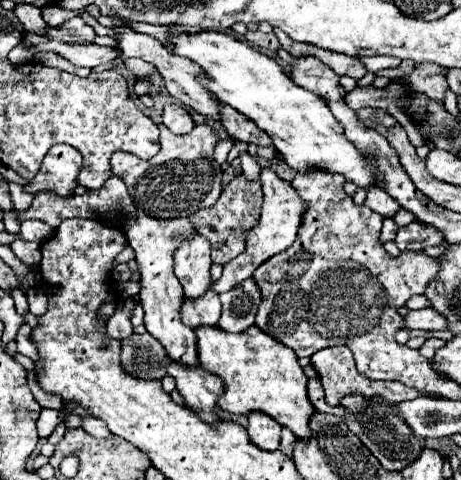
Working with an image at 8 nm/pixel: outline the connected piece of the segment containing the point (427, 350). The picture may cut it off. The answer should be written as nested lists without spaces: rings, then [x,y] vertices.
[[[429,338],[421,348],[419,348],[419,352],[431,362],[433,360],[433,354],[435,354],[435,350],[437,348],[441,348],[441,346],[445,346],[445,342],[443,340],[437,340],[437,338]]]

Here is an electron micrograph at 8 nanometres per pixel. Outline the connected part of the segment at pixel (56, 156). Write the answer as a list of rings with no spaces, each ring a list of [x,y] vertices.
[[[57,144],[47,152],[39,174],[31,180],[29,186],[25,186],[25,190],[31,194],[37,194],[39,190],[49,190],[59,196],[71,196],[77,188],[75,178],[81,170],[81,162],[83,156],[75,148],[67,144]]]

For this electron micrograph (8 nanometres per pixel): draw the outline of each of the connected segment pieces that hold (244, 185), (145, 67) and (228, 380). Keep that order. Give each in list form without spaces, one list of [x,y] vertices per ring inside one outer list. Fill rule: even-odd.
[[[243,174],[235,176],[221,192],[219,200],[215,206],[199,210],[191,214],[191,222],[195,224],[197,232],[205,236],[211,244],[211,258],[215,264],[227,264],[235,256],[239,256],[245,248],[245,234],[257,224],[259,210],[263,202],[263,190],[261,190],[261,180],[247,180]]]
[[[127,58],[125,60],[125,66],[138,77],[147,77],[157,71],[152,64],[145,62],[140,58]]]
[[[201,326],[195,330],[201,368],[219,376],[225,382],[225,394],[219,398],[219,406],[231,414],[263,412],[289,428],[297,440],[307,442],[311,438],[311,416],[315,408],[307,396],[307,376],[303,374],[297,356],[281,342],[269,338],[257,326],[241,334],[223,332],[217,326]]]

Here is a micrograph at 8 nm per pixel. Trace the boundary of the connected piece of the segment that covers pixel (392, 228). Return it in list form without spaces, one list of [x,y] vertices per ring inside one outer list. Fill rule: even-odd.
[[[385,218],[383,230],[381,230],[381,244],[395,240],[395,234],[397,234],[397,224],[393,222],[393,218]]]

